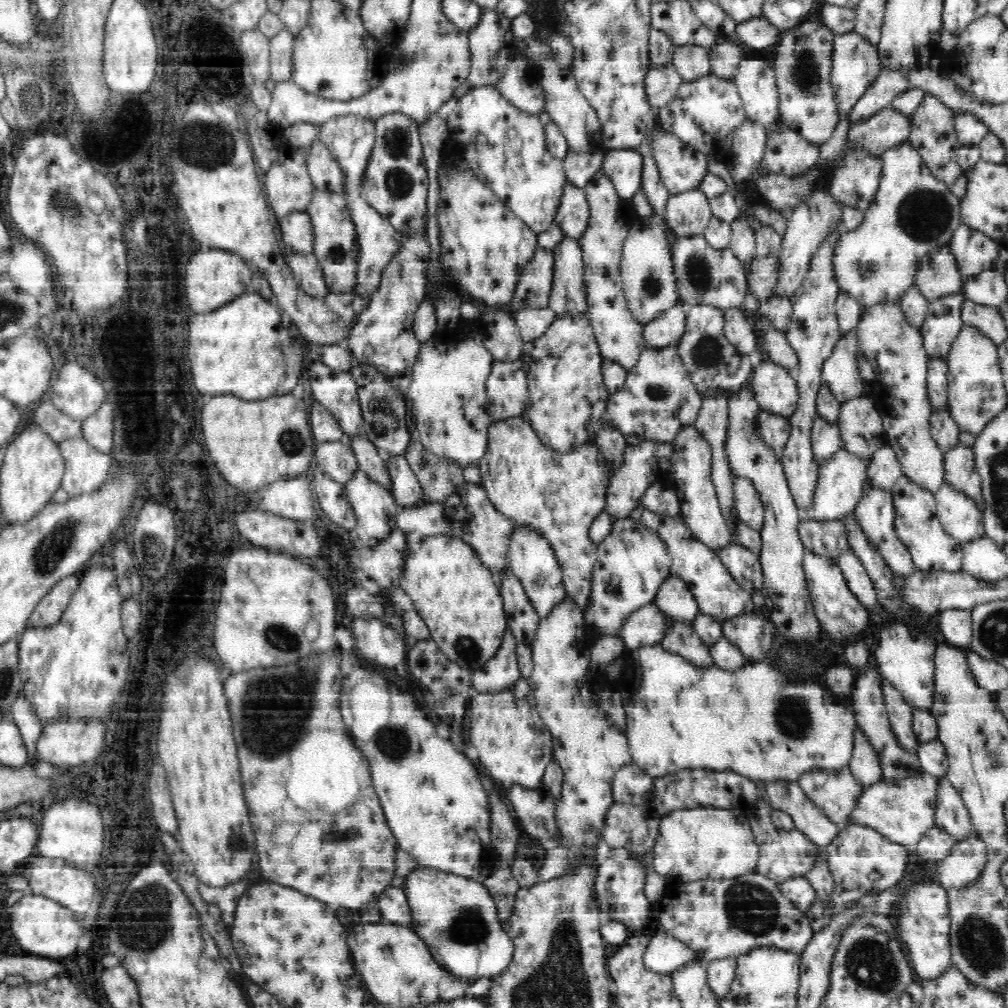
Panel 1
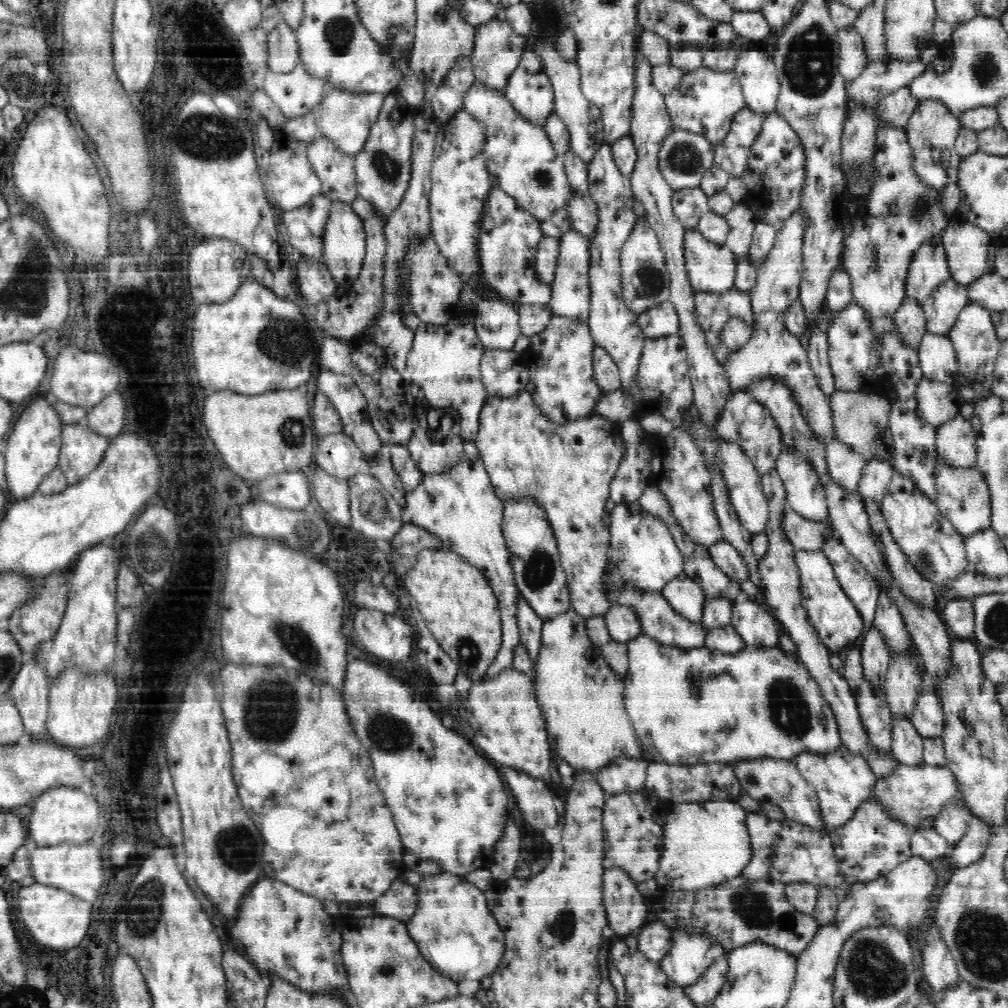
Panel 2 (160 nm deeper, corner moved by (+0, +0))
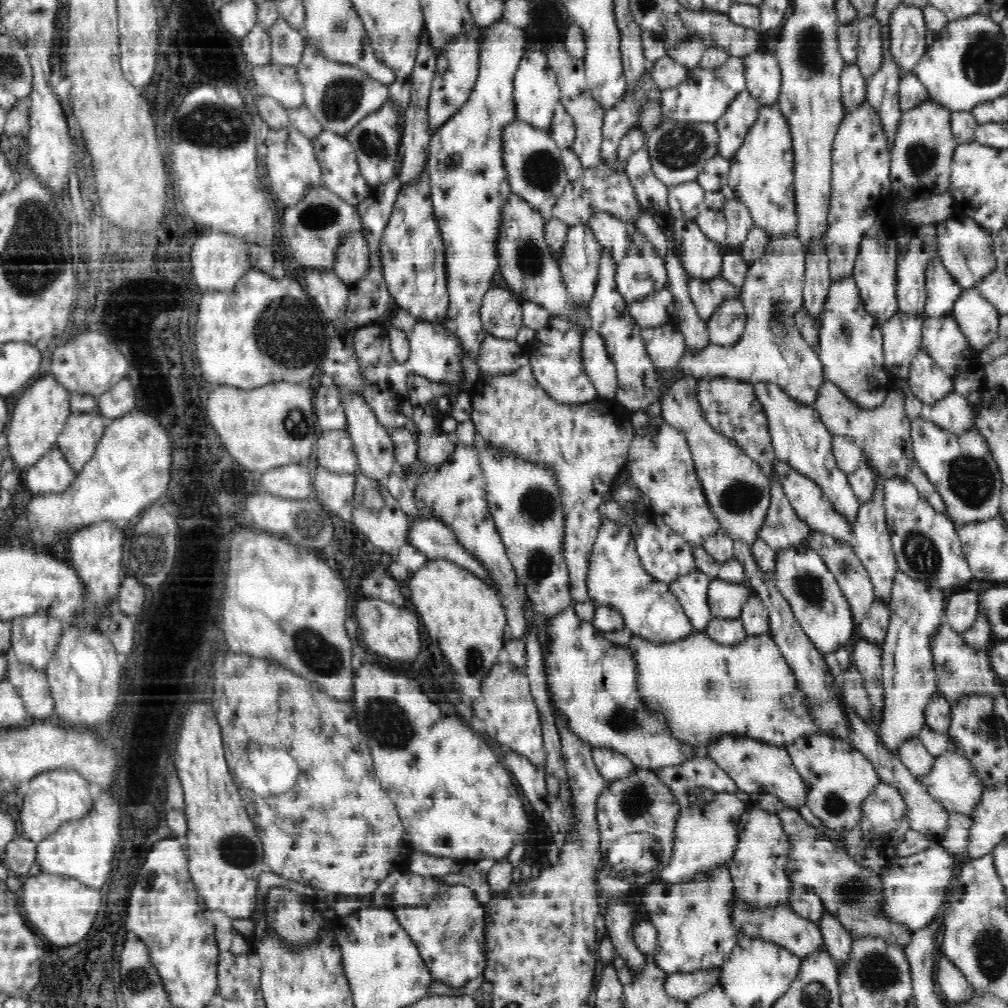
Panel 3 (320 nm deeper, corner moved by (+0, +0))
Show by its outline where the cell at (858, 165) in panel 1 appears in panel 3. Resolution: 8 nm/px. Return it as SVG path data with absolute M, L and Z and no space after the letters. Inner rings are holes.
M844 63L841 83L841 99L844 103L844 112L853 111L867 99L867 82L856 63Z

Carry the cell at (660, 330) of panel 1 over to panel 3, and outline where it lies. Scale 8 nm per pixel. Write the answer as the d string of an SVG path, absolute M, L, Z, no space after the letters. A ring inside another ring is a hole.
M668 287L659 290L644 300L628 303L628 310L633 321L638 323L640 328L657 327L668 322L671 314L673 296Z

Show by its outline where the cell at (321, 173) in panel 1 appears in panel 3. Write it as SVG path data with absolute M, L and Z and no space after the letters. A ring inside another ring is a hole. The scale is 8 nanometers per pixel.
M323 130L318 136L310 140L310 146L313 147L318 159L321 179L326 188L344 201L356 206L371 195L373 189L369 188L368 181L361 176L360 167L356 162L356 153L348 138Z

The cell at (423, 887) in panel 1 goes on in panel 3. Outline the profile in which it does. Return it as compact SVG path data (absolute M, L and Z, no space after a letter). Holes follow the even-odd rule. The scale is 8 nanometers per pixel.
M443 883L432 903L393 907L392 910L402 929L406 930L409 938L418 947L420 956L427 967L431 968L432 976L435 976L437 982L450 988L462 988L487 969L484 956L487 913L485 905L478 902L474 891L466 885ZM455 943L459 945L455 951L446 947Z

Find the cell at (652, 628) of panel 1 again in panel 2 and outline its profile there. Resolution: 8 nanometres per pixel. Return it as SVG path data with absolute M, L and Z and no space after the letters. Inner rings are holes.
M613 603L610 610L602 617L612 640L627 644L628 641L643 634L638 611L632 606Z

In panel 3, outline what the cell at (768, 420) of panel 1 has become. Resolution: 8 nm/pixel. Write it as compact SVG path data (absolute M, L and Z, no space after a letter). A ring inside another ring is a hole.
M708 376L700 377L695 384L697 384L695 390L698 390L696 393L698 393L699 405L703 409L707 422L716 430L716 433L734 441L762 471L770 475L776 464L776 454L770 439L768 418L757 399L753 384L729 380L728 377Z

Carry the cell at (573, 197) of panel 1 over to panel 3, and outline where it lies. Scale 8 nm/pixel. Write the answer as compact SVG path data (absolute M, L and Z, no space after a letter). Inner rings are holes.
M596 211L589 216L589 222L586 225L589 229L593 231L596 235L596 240L603 246L605 250L610 251L612 259L615 259L617 263L624 258L625 254L629 249L632 249L631 240L629 238L632 235L632 228L630 225L626 224L624 220L612 216L610 213L605 213L604 211Z

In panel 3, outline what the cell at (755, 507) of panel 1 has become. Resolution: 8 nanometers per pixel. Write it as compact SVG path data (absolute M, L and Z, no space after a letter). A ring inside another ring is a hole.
M685 376L670 392L661 393L661 415L666 424L682 432L687 439L696 474L703 484L704 495L712 514L719 519L722 531L733 541L744 540L752 544L766 520L771 504L771 482L746 452L734 441L716 433L707 422L703 409L699 405L698 390L695 390L695 379Z

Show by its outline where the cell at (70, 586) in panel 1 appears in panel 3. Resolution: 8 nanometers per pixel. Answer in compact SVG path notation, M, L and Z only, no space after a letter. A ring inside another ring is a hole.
M36 614L11 620L11 648L18 663L43 671L55 653L61 632L67 626L59 618Z

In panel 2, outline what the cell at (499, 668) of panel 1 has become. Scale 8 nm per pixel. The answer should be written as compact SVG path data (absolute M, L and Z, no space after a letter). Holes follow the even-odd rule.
M481 459L460 460L460 464L456 462L455 468L444 474L424 473L418 488L408 493L405 500L403 522L418 525L436 535L444 548L455 551L478 567L493 588L499 602L503 635L501 647L488 666L485 678L499 675L501 670L512 667L515 648L521 643L516 619L520 595L502 532L503 502L497 498Z

